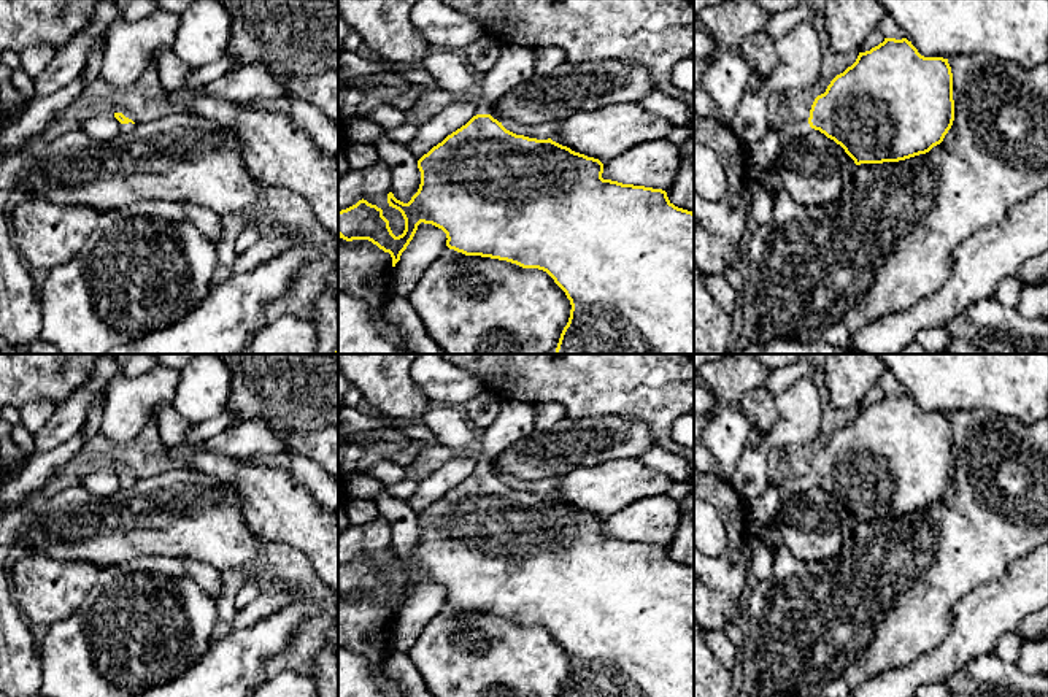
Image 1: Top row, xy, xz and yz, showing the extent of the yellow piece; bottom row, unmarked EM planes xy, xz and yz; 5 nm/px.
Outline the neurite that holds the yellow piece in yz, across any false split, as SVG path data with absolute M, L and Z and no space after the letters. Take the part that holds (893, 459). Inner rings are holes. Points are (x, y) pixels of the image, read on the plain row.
M884 394L870 406L859 408L856 418L830 437L826 448L815 454L807 476L775 476L770 479L770 486L778 487L786 495L800 492L810 484L819 486L840 500L856 521L861 521L899 518L926 510L943 497L953 476L953 429L948 414L924 413L907 394Z

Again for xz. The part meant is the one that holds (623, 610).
M502 399L502 408L494 424L483 430L481 448L478 451L478 470L465 481L448 491L441 499L433 502L418 516L421 527L421 540L418 548L408 559L403 559L387 549L389 562L399 565L405 575L405 586L395 592L389 583L389 576L383 572L383 565L367 556L359 556L356 560L338 567L338 592L353 595L368 595L392 613L392 622L400 616L402 608L413 595L421 578L432 580L446 589L446 602L465 611L481 611L516 619L522 624L538 624L546 627L554 638L565 648L572 665L567 681L564 683L559 697L694 697L694 568L675 562L667 548L645 541L622 540L611 535L603 535L603 519L599 514L588 513L562 502L551 494L537 495L524 491L516 491L507 486L502 478L494 475L489 467L497 454L534 432L534 405L518 400Z

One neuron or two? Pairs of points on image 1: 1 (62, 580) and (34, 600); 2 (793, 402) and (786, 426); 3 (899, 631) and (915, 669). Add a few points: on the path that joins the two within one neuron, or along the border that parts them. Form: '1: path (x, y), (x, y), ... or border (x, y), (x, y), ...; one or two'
1: path (56, 586), (40, 594); one
2: path (793, 408), (793, 419); one
3: border (942, 640), (907, 664), (882, 672), (877, 677); two

